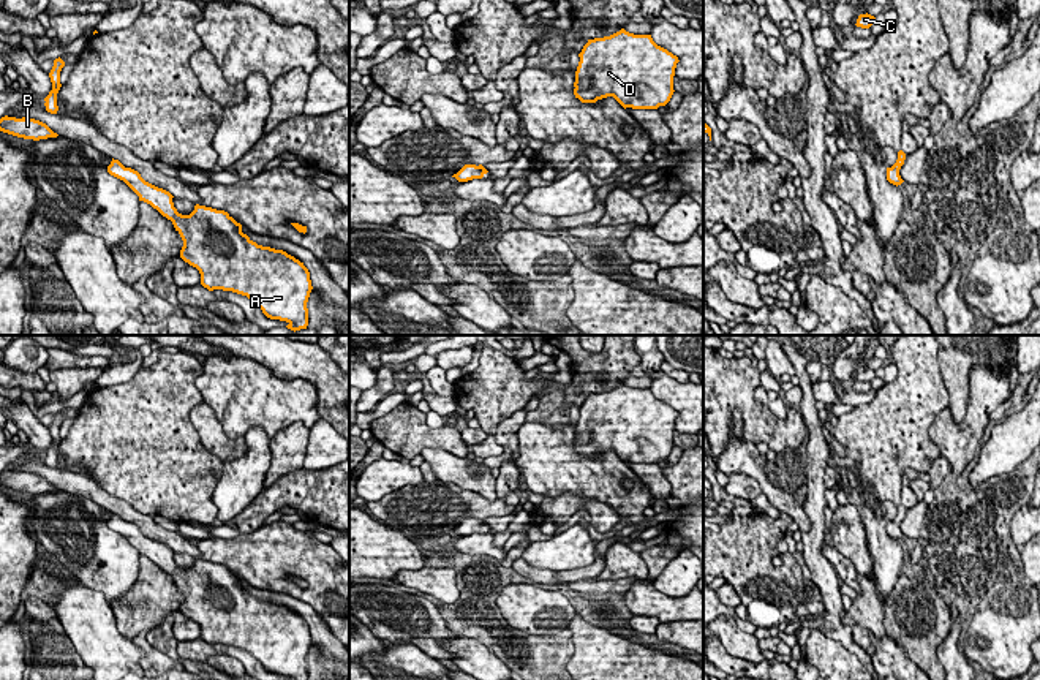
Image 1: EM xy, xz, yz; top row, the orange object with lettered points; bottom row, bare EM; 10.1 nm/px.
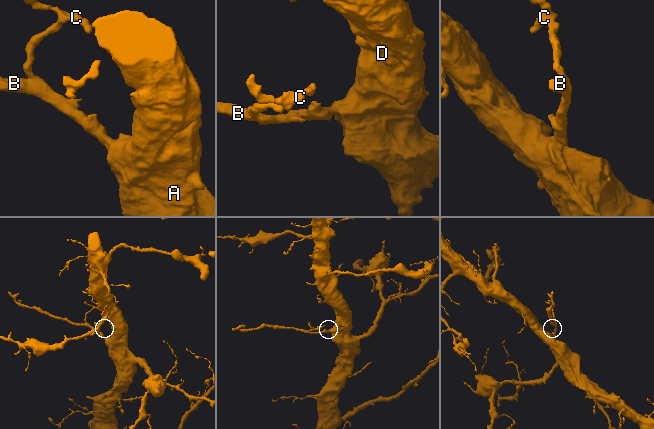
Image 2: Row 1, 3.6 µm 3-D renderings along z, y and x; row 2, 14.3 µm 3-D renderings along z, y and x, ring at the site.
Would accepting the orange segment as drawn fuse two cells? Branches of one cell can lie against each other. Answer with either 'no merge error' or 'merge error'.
no merge error

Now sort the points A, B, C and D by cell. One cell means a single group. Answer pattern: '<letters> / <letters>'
A B C D

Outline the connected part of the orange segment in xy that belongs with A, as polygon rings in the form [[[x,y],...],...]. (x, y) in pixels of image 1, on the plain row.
[[[112,512],[107,527],[123,535],[139,550],[139,555],[150,558],[172,576],[183,595],[180,612],[199,625],[204,642],[247,650],[270,674],[286,675],[288,680],[308,680],[307,656],[313,640],[303,617],[283,604],[258,599],[224,565],[196,558],[190,569],[179,568],[169,546],[145,536],[138,525],[125,522],[119,514]]]

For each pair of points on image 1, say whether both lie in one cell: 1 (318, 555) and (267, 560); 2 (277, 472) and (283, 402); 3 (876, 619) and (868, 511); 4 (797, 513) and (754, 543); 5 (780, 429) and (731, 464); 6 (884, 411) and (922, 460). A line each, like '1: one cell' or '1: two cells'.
1: one cell
2: two cells
3: one cell
4: two cells
5: two cells
6: one cell

